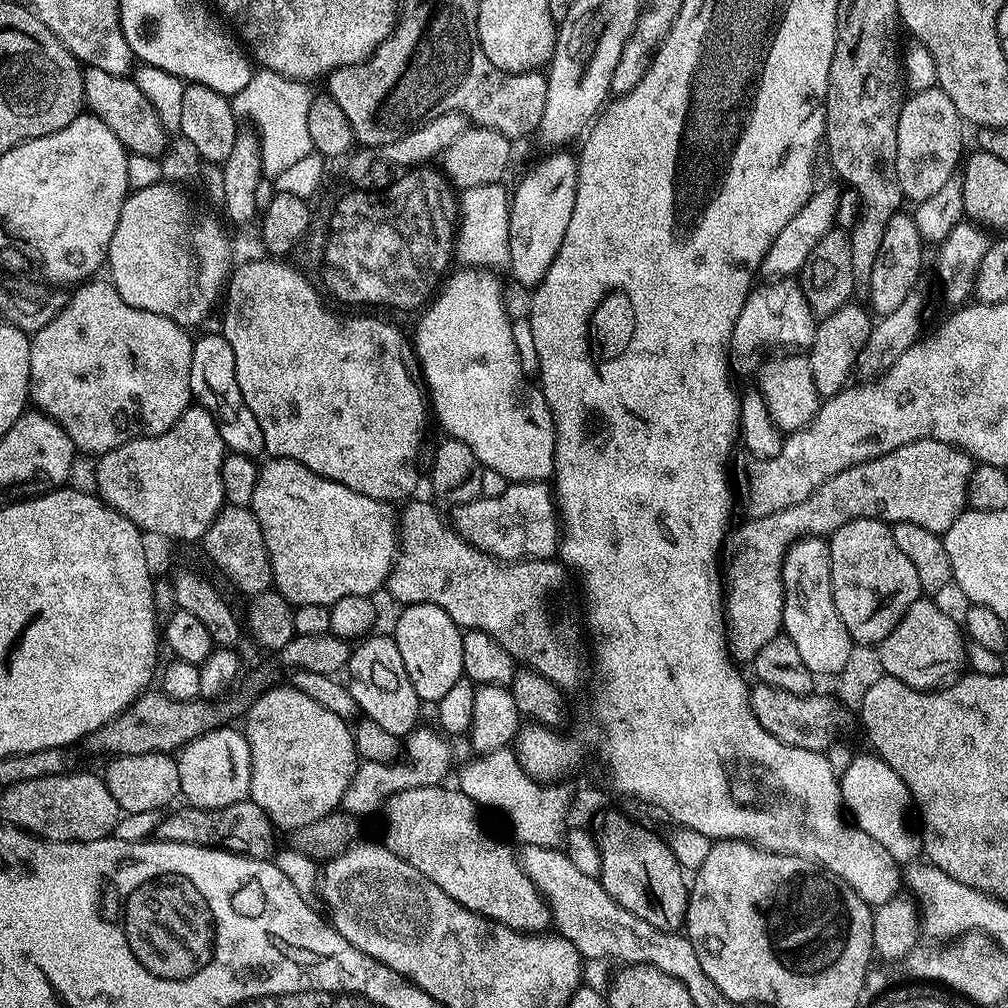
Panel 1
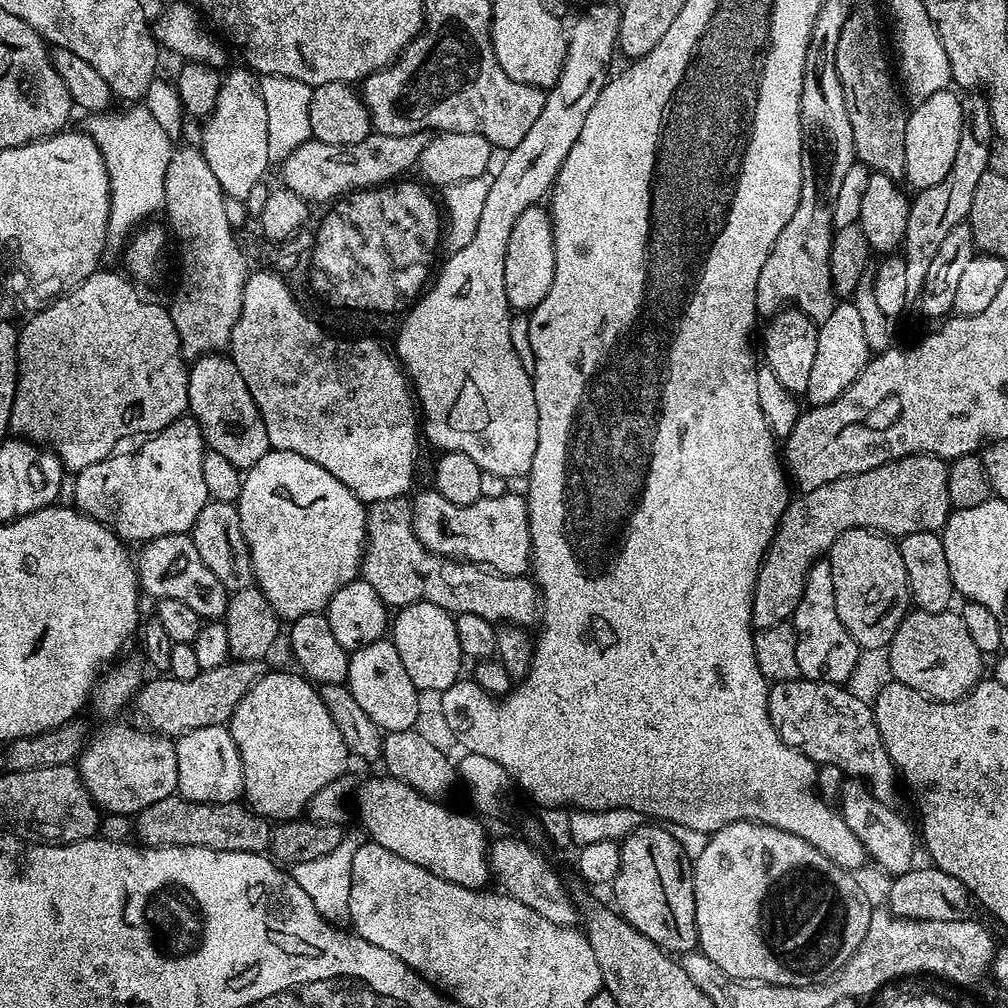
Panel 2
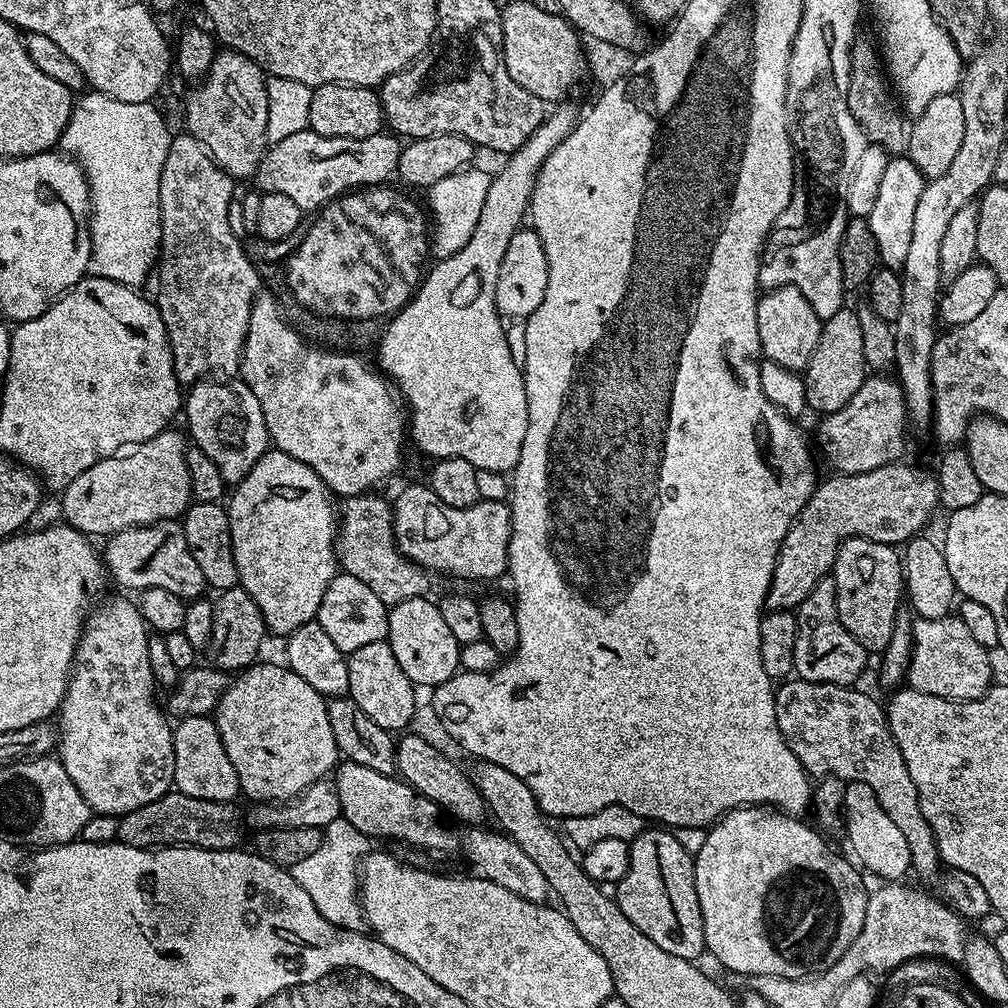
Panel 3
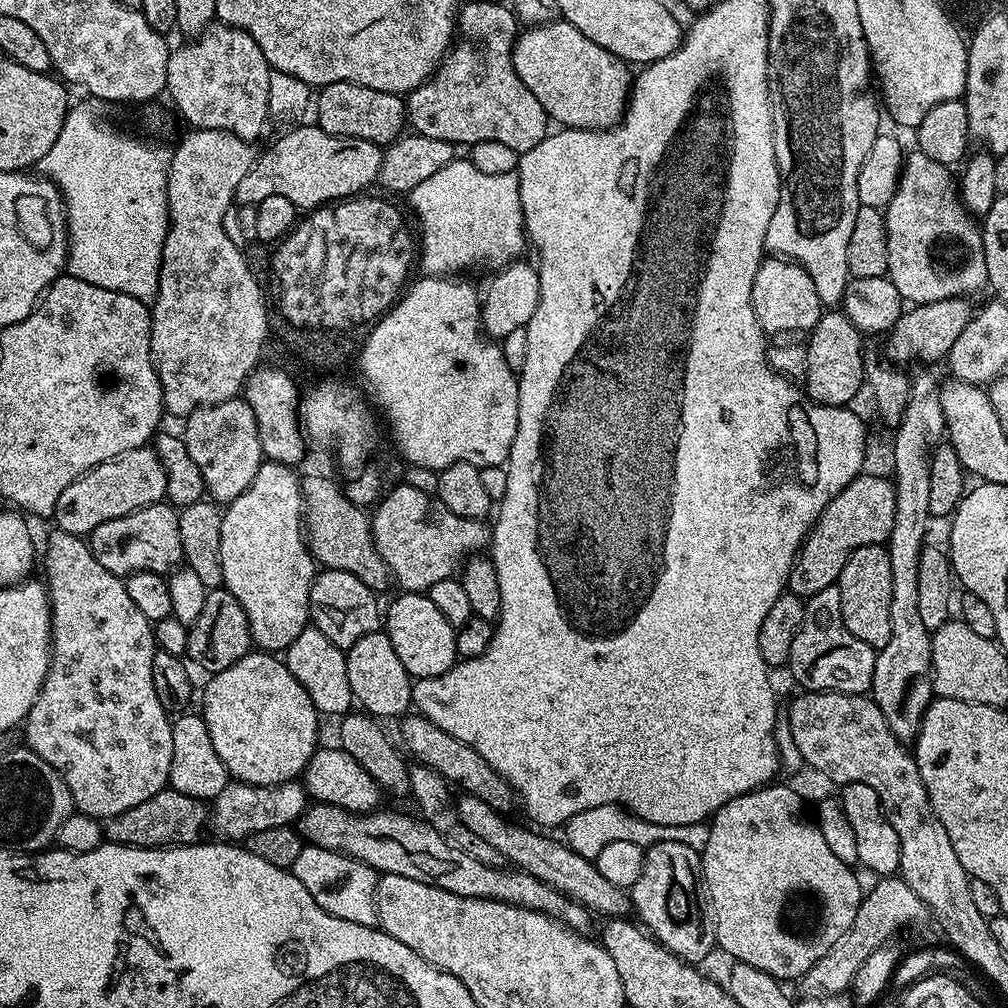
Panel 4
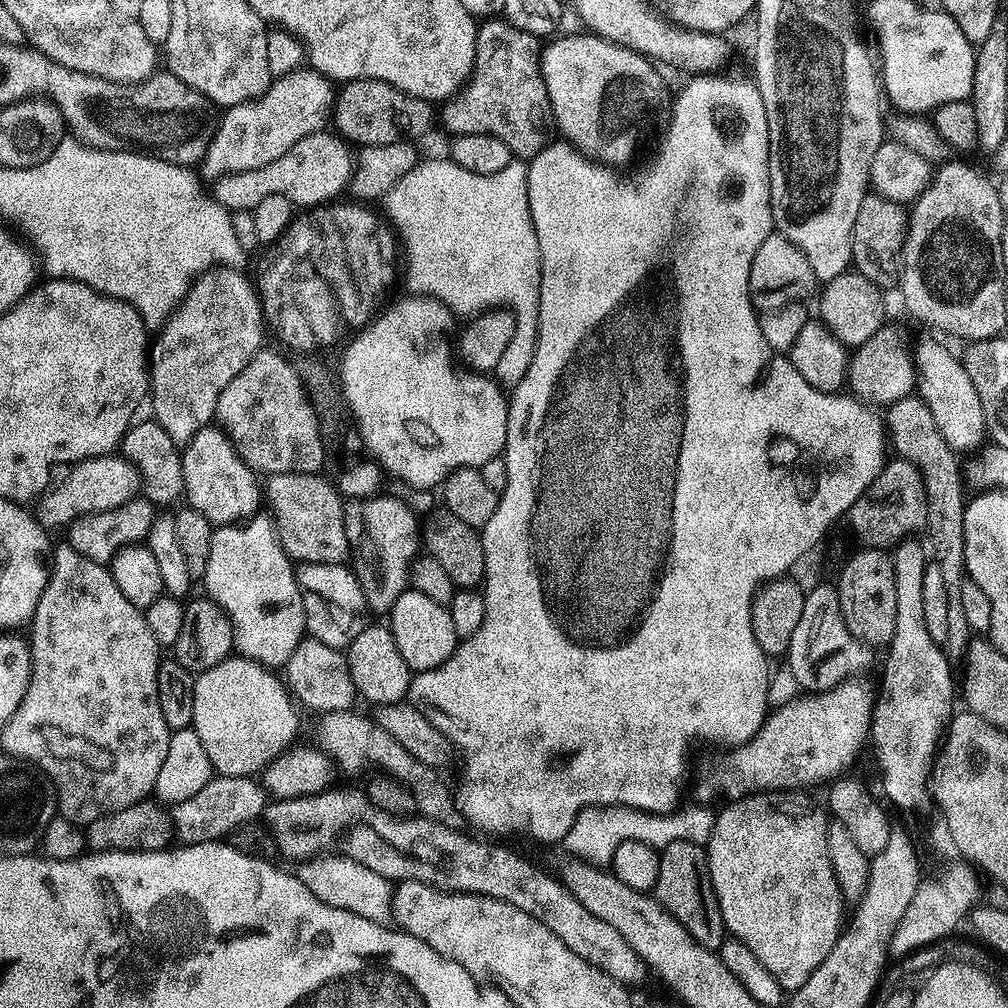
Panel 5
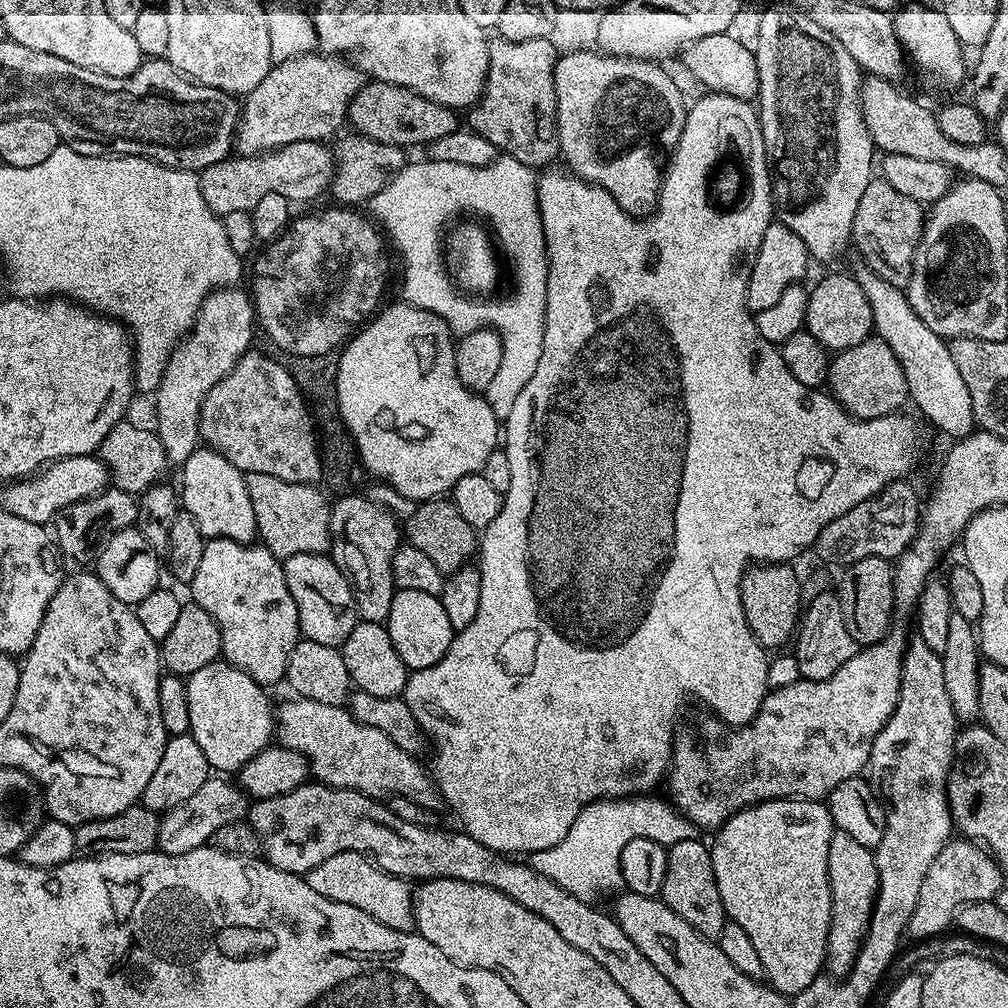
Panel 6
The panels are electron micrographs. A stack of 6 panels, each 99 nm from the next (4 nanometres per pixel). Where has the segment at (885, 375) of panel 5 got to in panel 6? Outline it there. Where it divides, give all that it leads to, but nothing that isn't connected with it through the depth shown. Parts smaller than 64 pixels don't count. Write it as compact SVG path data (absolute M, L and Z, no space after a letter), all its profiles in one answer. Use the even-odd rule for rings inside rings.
M875 334L858 342L858 346L850 346L831 357L826 388L832 399L857 420L873 420L899 413L908 400L906 374L902 374L894 350Z

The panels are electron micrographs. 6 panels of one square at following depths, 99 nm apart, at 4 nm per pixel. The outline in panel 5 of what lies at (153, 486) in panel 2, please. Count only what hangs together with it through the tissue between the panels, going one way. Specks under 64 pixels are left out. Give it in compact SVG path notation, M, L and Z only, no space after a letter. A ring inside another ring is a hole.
M120 454L82 460L65 472L68 473L65 474L64 481L45 492L34 508L36 519L48 530L52 528L64 530L86 514L102 514L102 510L114 510L126 502L137 499L142 488L140 471Z

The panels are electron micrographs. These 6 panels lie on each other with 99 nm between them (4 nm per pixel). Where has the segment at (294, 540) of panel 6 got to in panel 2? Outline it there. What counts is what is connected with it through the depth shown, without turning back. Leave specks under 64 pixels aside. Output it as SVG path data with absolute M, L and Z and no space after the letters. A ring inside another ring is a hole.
M399 496L398 498L386 498L385 500L379 500L373 504L367 505L366 508L368 514L368 521L366 522L366 530L368 535L364 538L364 554L360 558L360 571L359 575L370 586L374 586L374 590L378 594L378 598L382 598L382 602L387 604L389 609L399 610L405 608L408 604L414 602L430 602L434 606L442 606L447 612L469 612L470 614L478 614L478 618L486 618L493 622L503 622L505 624L518 624L521 626L532 626L532 623L537 623L538 620L538 589L536 581L529 578L527 575L523 576L499 576L494 571L491 571L479 564L470 564L463 560L453 560L451 556L439 556L430 551L426 546L422 546L422 542L416 536L416 531L412 525L412 502L408 496Z

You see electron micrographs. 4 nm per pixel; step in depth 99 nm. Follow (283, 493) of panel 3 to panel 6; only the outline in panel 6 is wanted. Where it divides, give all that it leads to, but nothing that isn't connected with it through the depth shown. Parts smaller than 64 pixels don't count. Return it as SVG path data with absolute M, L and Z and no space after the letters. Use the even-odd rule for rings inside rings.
M208 540L202 562L190 585L191 599L220 627L223 659L240 668L254 682L271 686L288 675L290 654L301 639L298 606L290 598L284 566L259 542L239 544L233 540Z

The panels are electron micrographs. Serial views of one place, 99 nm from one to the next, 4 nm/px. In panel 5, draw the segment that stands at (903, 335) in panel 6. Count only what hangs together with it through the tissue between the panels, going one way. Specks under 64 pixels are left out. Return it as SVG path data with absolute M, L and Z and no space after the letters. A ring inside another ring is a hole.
M940 344L917 347L914 359L918 373L918 395L930 414L934 414L934 422L938 430L942 430L942 438L946 438L958 454L965 454L971 448L979 449L986 440L982 402L978 402L978 390L974 390L974 382L970 382L970 374L966 374L963 359Z

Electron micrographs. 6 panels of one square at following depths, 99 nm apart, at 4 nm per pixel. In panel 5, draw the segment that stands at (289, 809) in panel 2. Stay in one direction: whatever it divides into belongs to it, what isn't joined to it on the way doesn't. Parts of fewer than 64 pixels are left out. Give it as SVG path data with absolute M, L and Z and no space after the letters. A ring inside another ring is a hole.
M233 654L227 660L210 666L210 670L199 673L194 679L194 718L191 727L206 749L213 773L221 776L250 776L263 773L268 764L293 747L300 720L296 717L297 705L290 695L285 681L273 669L263 664Z

